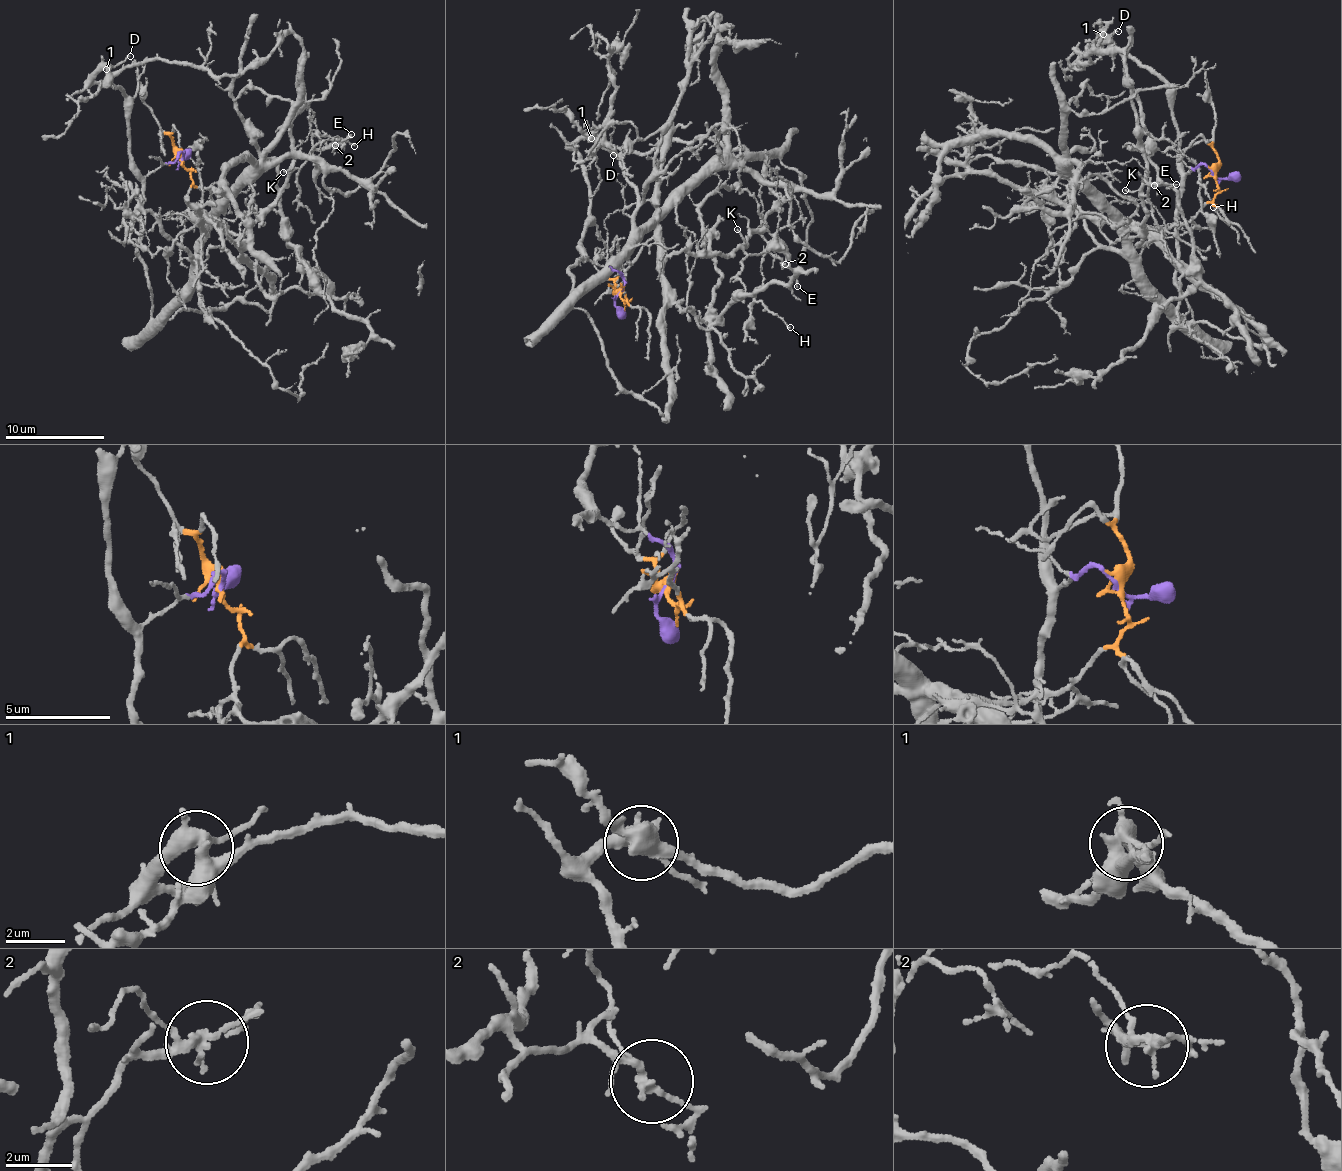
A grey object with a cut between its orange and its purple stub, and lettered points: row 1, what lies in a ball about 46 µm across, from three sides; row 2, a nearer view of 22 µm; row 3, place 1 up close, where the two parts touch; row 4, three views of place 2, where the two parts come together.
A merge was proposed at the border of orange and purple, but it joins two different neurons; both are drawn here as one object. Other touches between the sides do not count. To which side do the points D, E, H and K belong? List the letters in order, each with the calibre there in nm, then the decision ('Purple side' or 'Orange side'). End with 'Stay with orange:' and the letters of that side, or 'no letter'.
D: Thickness 160 nm. Purple side
E: Thickness 110 nm. Orange side
H: Thickness 140 nm. Orange side
K: Thickness 150 nm. Orange side
Stay with orange: E, H, K

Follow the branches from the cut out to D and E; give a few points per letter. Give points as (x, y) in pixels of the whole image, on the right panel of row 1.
D: (1214, 173), (1199, 166), (1185, 174), (1180, 166), (1166, 88), (1103, 34), (1118, 31)
E: (1214, 173), (1218, 192), (1212, 200), (1184, 224), (1138, 226), (1147, 240), (1140, 244), (1146, 182), (1176, 185)

